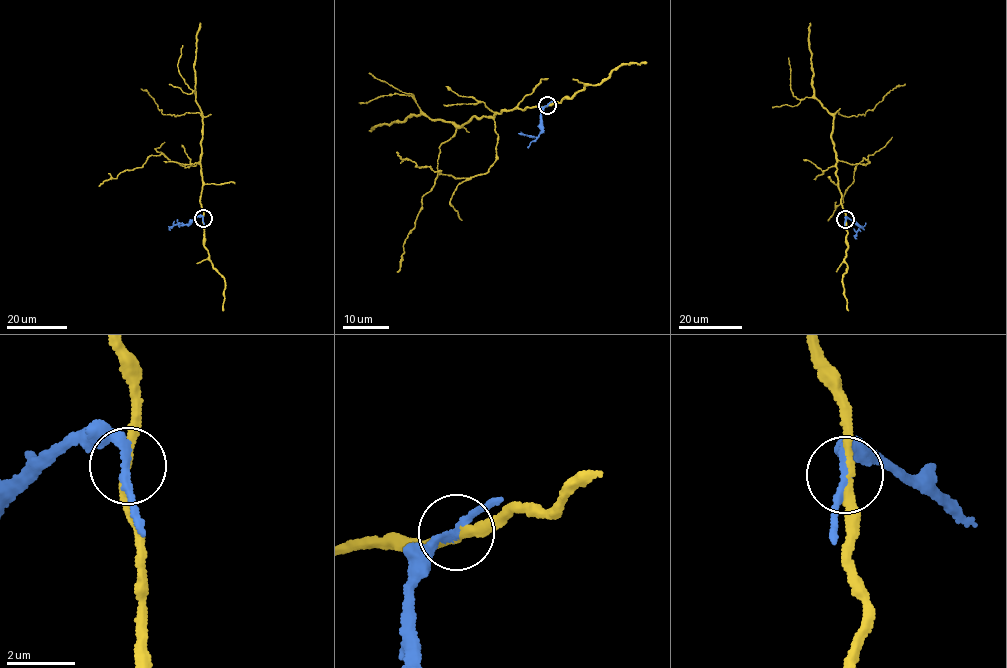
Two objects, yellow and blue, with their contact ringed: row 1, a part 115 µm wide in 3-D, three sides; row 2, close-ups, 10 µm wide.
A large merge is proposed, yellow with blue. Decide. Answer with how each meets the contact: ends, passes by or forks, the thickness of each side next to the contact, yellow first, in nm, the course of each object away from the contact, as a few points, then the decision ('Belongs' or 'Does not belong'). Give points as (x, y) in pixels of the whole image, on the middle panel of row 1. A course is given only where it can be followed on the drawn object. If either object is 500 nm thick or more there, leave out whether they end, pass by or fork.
At the ring yellow passes by. At the ring blue passes by. Thickness 190 nm (yellow) against 240 nm. Course of yellow: (547, 105), (522, 111), (517, 107), (488, 118), (474, 117), (439, 147), (435, 183), (424, 195), (397, 272). Course of blue: (547, 105), (541, 112), (541, 132), (536, 137), (524, 134). Does not belong

